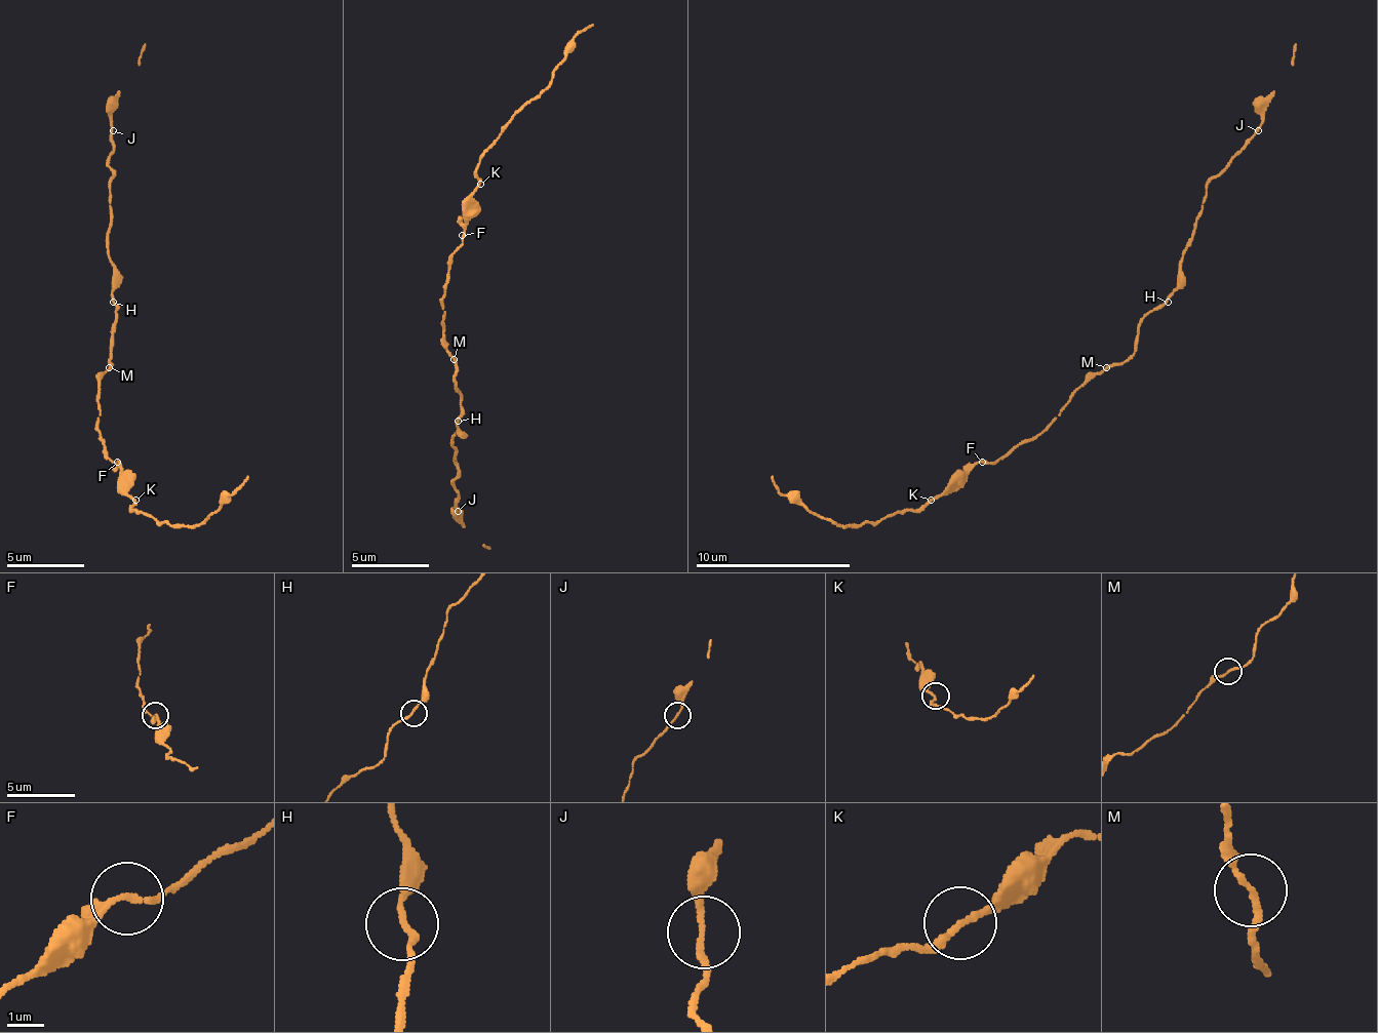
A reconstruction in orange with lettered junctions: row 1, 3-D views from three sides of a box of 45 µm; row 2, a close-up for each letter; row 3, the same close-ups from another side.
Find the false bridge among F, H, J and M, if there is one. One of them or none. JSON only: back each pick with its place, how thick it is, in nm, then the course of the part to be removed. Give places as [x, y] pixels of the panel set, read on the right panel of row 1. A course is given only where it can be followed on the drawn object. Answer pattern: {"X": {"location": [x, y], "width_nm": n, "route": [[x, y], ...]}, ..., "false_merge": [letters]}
{"false_merge": []}

